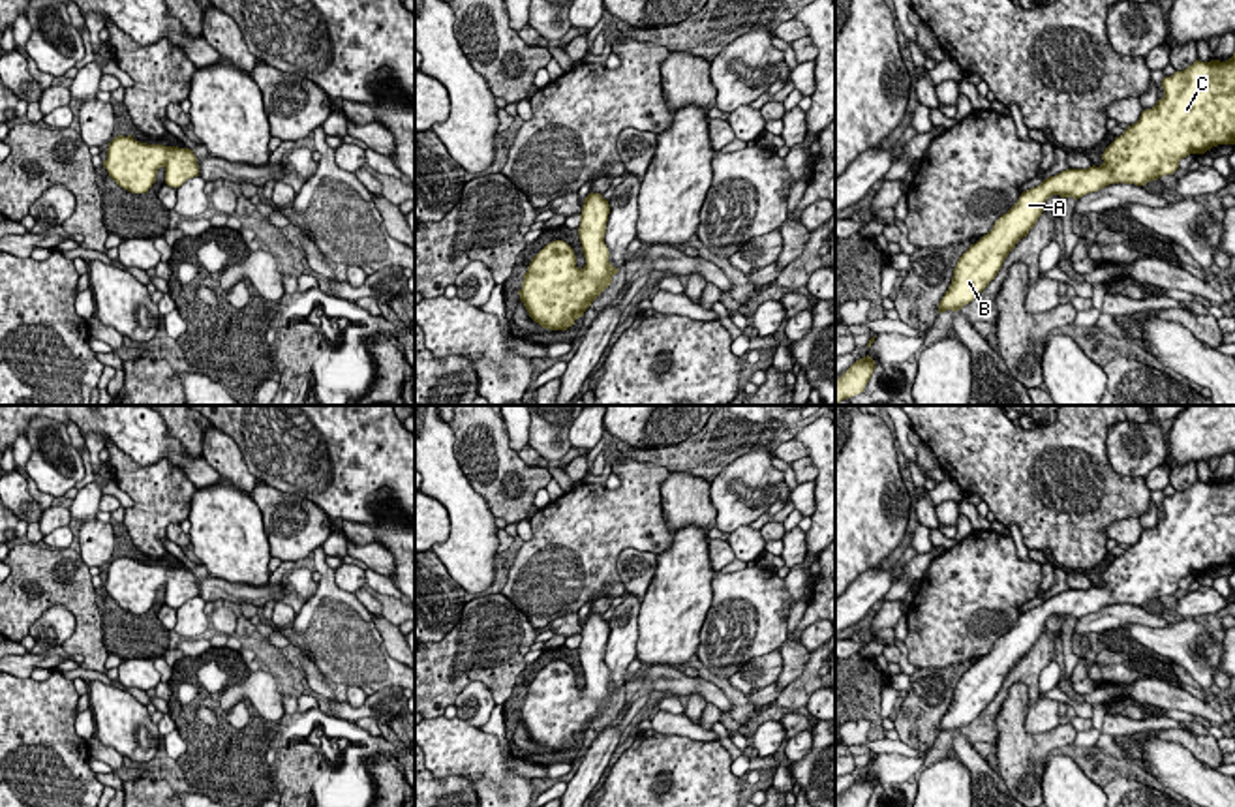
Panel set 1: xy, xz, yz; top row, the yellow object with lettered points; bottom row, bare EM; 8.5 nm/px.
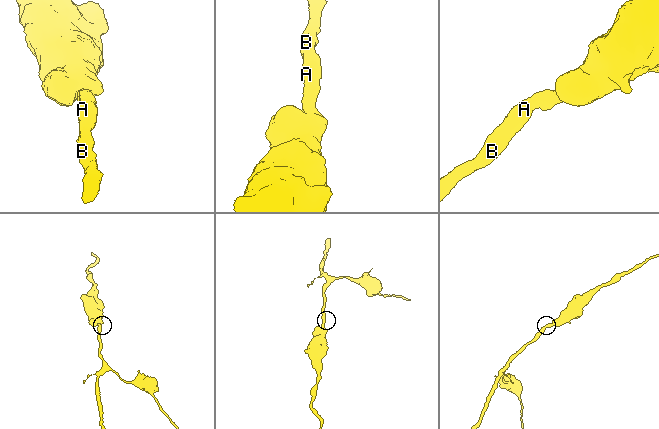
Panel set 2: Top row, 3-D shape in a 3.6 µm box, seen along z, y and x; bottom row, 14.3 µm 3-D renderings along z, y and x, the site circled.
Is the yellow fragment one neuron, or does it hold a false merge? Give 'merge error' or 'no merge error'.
no merge error

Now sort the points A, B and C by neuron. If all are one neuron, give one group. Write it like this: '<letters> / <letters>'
A B C

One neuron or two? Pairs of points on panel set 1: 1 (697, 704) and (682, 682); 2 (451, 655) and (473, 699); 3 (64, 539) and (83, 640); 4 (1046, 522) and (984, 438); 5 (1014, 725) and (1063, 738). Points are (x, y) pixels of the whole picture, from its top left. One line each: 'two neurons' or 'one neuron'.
1: two neurons
2: two neurons
3: two neurons
4: one neuron
5: one neuron

